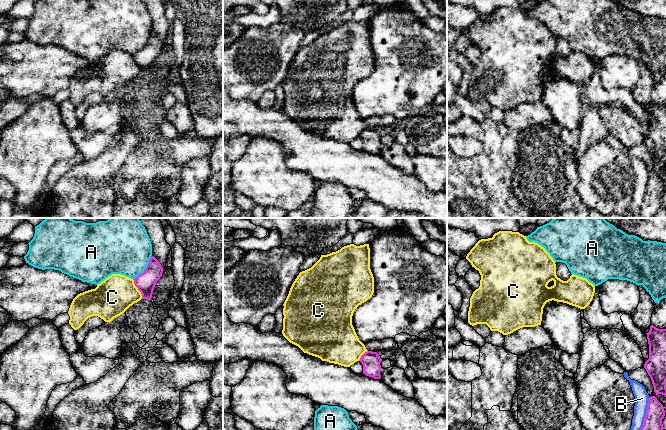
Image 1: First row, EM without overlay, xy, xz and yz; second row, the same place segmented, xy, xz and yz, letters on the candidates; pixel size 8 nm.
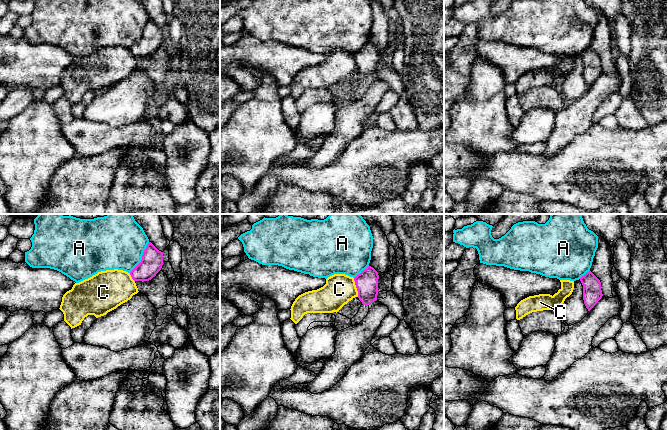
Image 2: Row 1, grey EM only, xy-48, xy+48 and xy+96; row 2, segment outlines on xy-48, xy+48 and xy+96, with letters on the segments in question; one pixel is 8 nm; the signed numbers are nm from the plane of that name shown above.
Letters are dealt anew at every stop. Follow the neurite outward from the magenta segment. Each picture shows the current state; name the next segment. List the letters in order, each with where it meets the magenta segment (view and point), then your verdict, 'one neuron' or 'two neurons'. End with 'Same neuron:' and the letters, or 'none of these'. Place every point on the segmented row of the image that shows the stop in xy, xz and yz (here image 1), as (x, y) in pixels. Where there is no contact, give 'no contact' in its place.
A: meets magenta in xy at (146, 268); two neurons
B: meets magenta in yz at (646, 413); two neurons
C: meets magenta in xy at (138, 289); two neurons
Same neuron: none of these

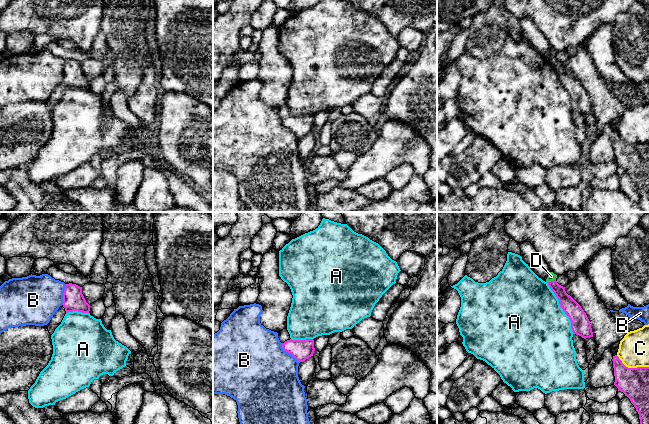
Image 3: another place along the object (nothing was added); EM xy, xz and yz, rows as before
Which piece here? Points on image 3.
A: meets magenta in yz at (561, 307); two neurons
B: meets magenta in xz at (288, 352); two neurons
C: meets magenta in yz at (632, 368); two neurons
D: meets magenta in yz at (551, 281); two neurons
Same neuron: none of these

